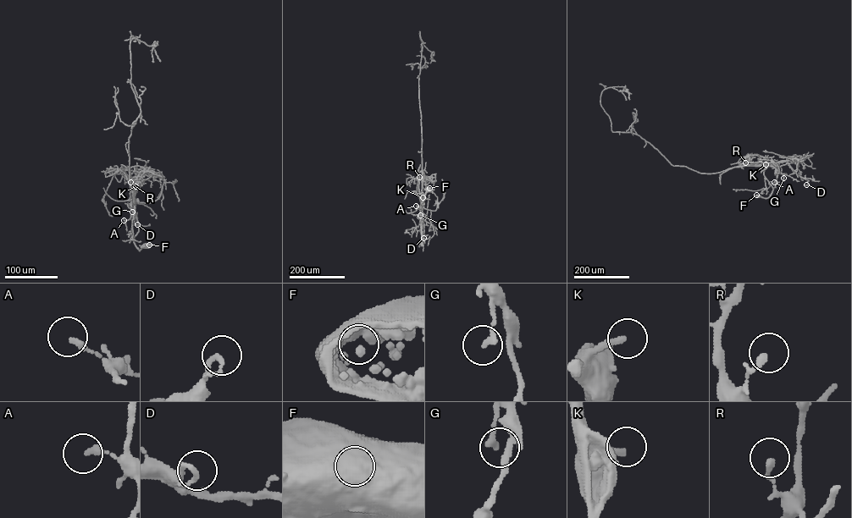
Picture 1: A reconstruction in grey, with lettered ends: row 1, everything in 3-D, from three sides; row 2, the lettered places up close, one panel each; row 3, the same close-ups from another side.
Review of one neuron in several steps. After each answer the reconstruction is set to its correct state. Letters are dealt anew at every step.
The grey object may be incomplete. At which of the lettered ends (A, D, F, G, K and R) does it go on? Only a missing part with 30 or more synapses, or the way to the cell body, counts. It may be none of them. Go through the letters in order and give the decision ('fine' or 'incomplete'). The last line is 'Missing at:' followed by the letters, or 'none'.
A: fine
D: fine
F: fine
G: fine
K: incomplete
R: fine
Missing at: K

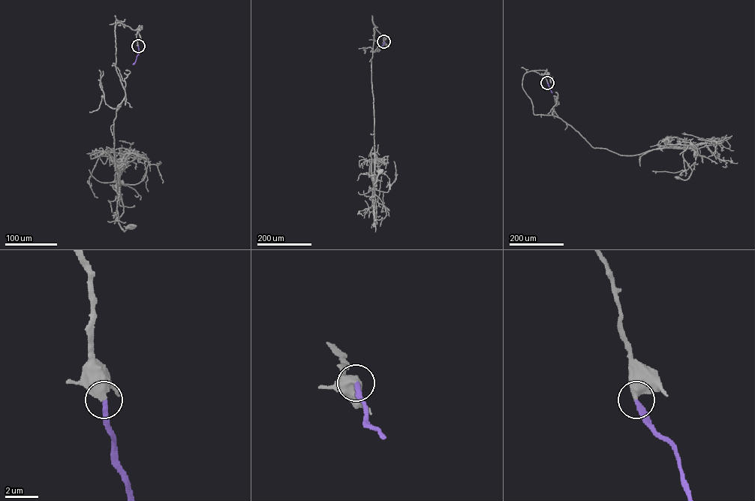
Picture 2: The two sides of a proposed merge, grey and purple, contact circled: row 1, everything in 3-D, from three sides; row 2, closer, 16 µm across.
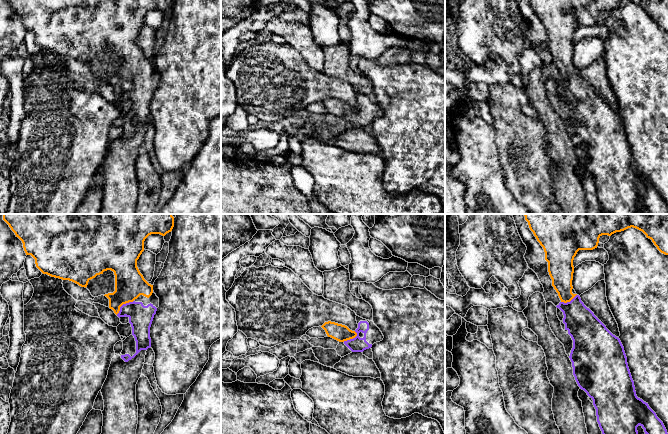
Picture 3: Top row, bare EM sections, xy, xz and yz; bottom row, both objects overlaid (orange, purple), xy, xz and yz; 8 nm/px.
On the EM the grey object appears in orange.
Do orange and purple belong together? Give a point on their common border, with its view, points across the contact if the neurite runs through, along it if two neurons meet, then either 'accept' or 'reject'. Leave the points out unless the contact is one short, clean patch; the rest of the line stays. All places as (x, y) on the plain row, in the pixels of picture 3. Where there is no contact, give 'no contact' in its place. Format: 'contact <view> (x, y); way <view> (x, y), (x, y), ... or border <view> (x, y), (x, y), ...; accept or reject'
contact xy (123, 79); way xy (129, 59), (123, 73), (123, 79), (140, 93); accept

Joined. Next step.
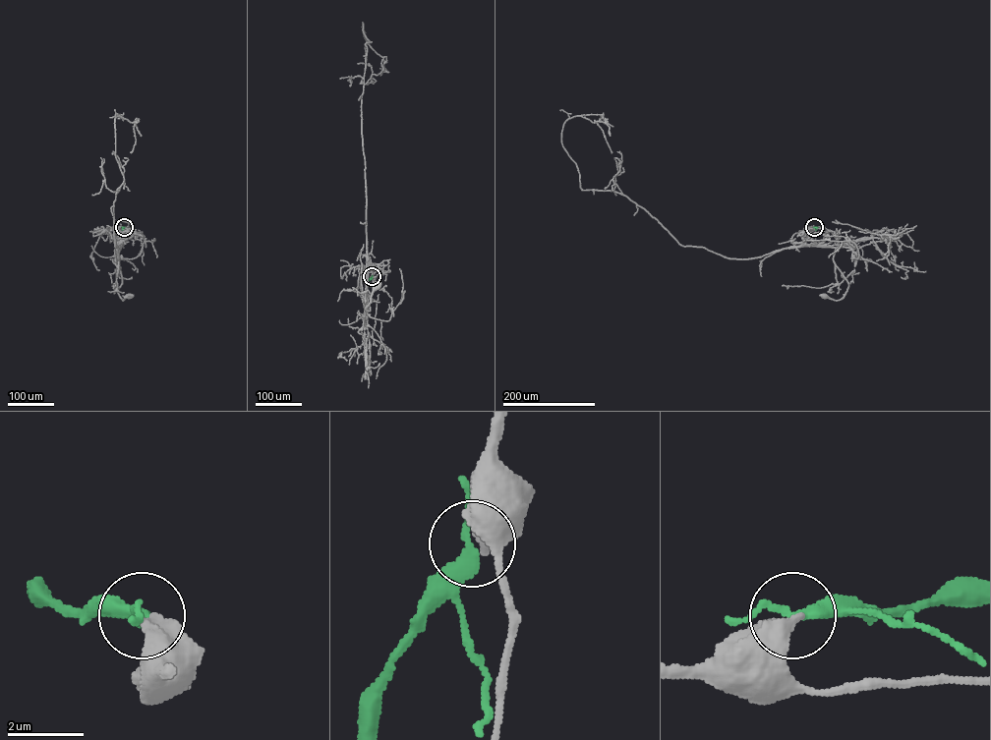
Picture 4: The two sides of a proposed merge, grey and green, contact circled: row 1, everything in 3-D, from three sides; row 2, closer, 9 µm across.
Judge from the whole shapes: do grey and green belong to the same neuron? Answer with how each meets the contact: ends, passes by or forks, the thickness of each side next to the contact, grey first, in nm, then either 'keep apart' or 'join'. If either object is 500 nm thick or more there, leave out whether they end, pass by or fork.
550/280 nm | join

